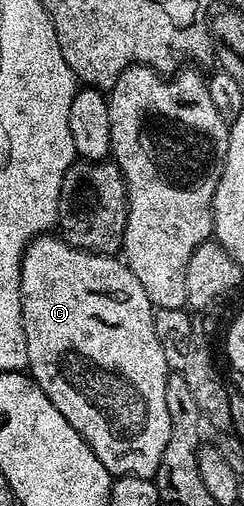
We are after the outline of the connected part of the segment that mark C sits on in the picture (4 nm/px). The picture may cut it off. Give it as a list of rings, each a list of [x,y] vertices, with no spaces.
[[[41,236],[24,252],[24,261],[20,263],[20,297],[22,299],[22,312],[24,313],[24,331],[28,345],[27,369],[30,376],[50,396],[54,408],[66,416],[66,420],[86,440],[86,444],[102,460],[102,464],[113,476],[133,474],[139,478],[152,478],[164,459],[166,444],[170,440],[171,416],[167,410],[167,380],[170,367],[166,360],[166,352],[158,340],[156,331],[156,315],[151,300],[146,296],[146,288],[138,284],[138,276],[130,272],[119,257],[107,254],[90,254],[86,250],[75,250],[73,246],[56,236]]]

